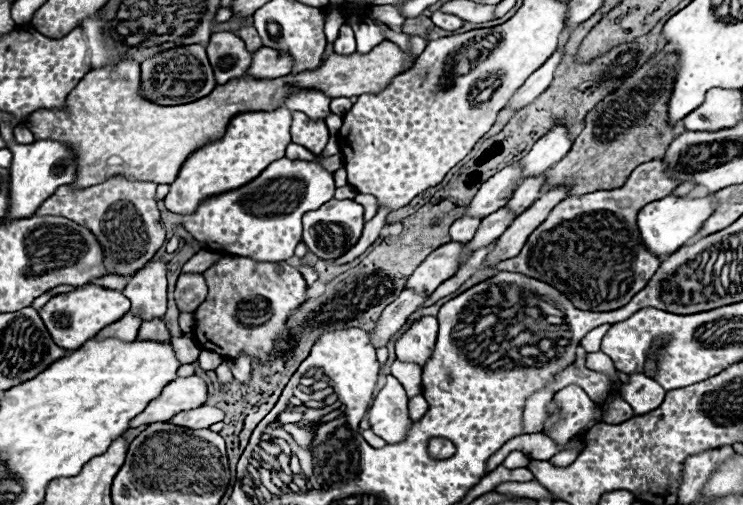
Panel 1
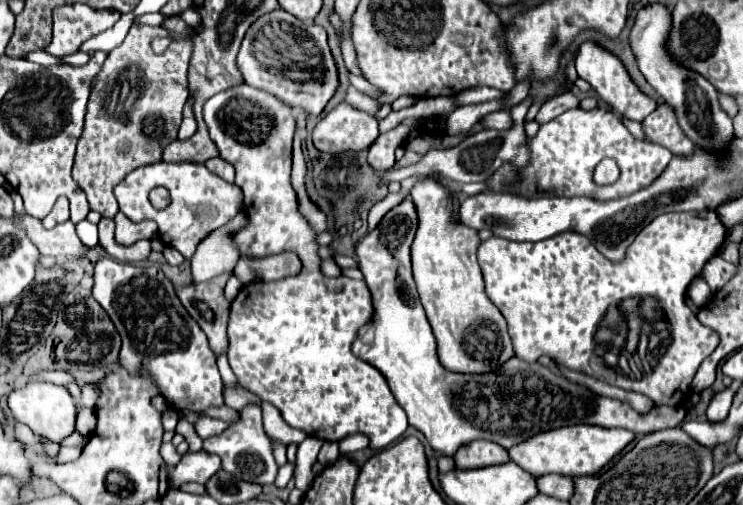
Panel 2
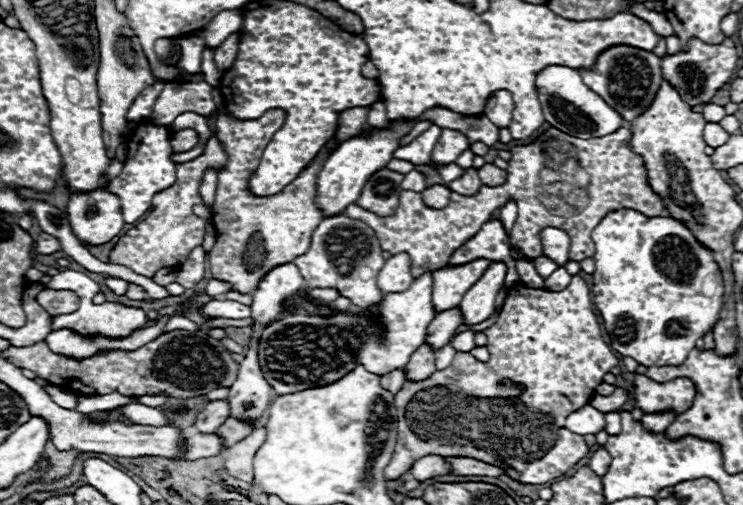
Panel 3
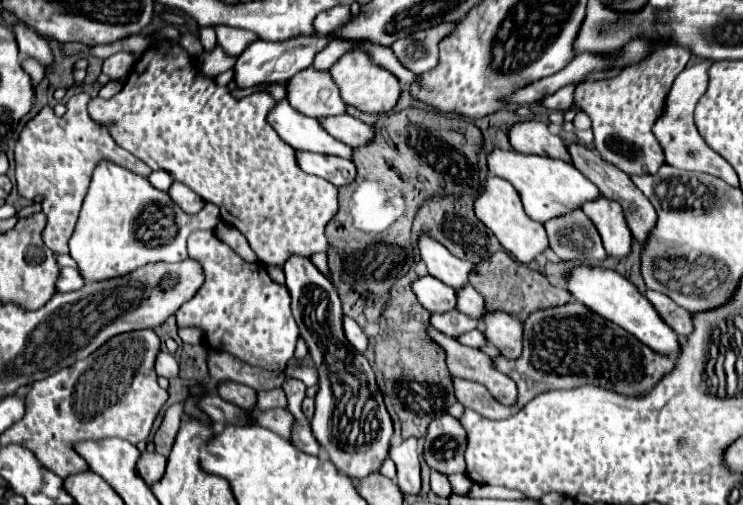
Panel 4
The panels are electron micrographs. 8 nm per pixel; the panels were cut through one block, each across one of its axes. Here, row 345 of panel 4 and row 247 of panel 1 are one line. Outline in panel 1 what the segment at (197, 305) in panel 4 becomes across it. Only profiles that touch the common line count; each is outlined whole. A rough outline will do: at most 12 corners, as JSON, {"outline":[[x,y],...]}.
{"outline":[[280,158],[202,200],[182,228],[208,250],[284,262],[300,216],[334,198],[324,158]]}

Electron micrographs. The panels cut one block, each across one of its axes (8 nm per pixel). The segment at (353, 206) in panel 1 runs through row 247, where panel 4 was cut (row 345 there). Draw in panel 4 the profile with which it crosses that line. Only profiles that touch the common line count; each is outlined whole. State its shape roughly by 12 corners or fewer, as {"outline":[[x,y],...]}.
{"outline":[[282,270],[318,372],[312,432],[342,474],[380,468],[394,422],[334,284]]}

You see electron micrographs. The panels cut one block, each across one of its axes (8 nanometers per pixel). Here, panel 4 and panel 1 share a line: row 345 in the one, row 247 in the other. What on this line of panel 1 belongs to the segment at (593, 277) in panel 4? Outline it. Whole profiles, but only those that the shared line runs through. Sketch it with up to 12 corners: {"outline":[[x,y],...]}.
{"outline":[[666,196],[638,212],[646,250],[670,256],[716,208]]}

